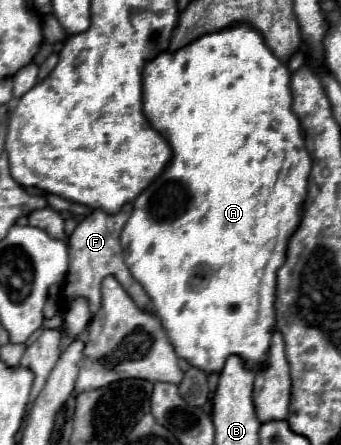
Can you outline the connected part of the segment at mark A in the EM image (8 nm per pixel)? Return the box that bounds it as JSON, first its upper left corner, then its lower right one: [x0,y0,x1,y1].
[120,23,312,373]

